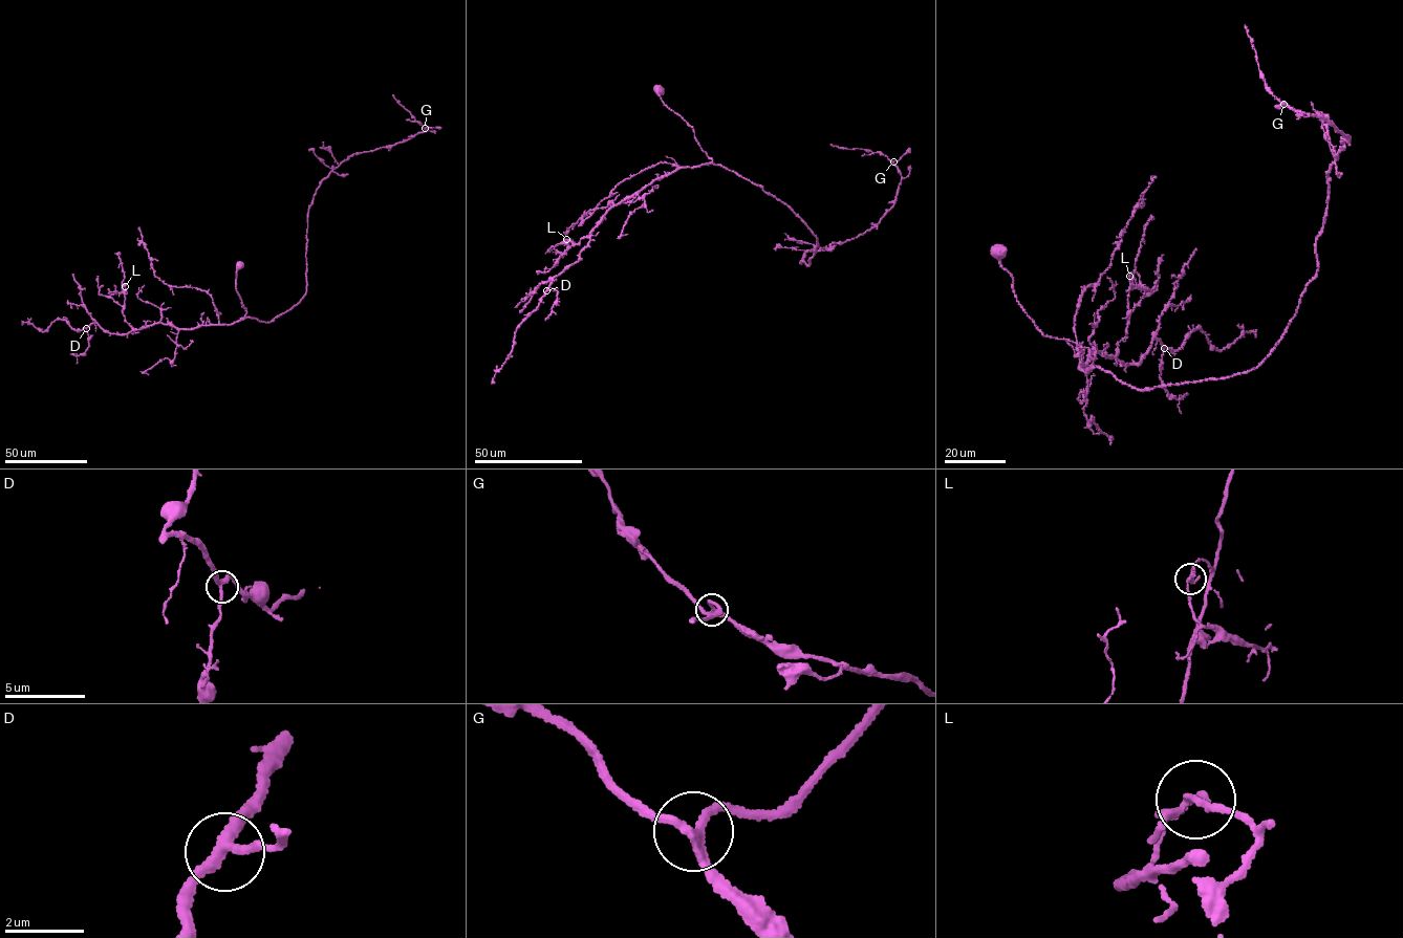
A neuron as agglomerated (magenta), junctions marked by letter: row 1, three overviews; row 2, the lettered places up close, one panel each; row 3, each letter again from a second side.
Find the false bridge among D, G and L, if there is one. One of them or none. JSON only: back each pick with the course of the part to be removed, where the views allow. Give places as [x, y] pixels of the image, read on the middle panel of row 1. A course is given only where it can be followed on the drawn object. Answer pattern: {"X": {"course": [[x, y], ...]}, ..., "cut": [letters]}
{"L": {"course": [[566, 239], [569, 241], [566, 251], [554, 267]]}, "cut": ["L"]}

